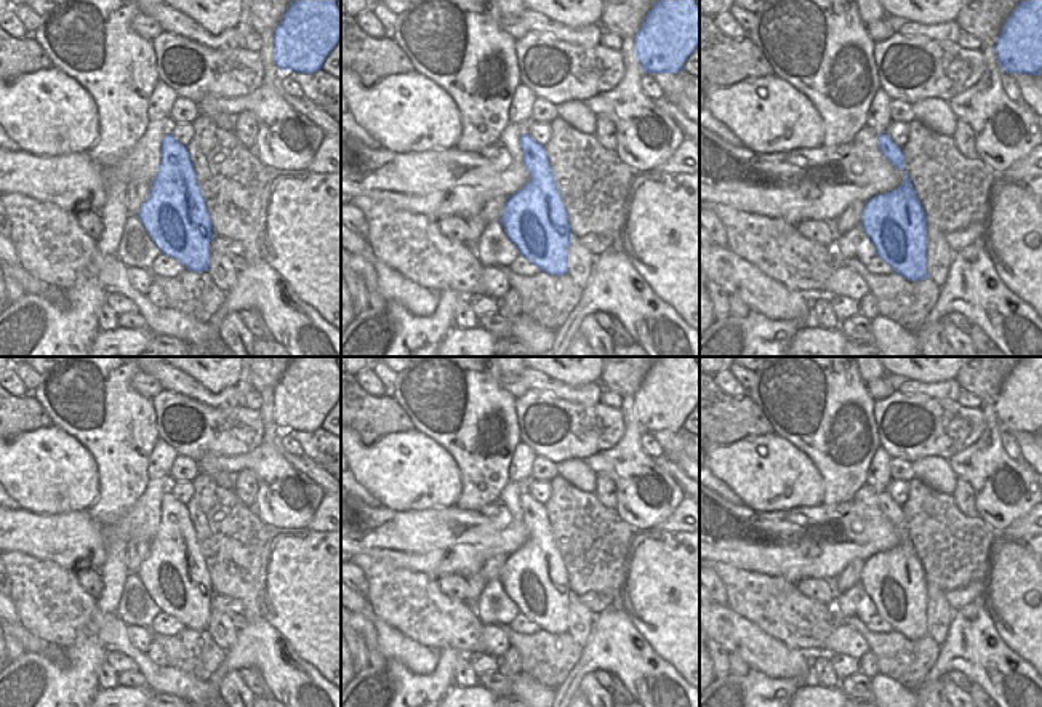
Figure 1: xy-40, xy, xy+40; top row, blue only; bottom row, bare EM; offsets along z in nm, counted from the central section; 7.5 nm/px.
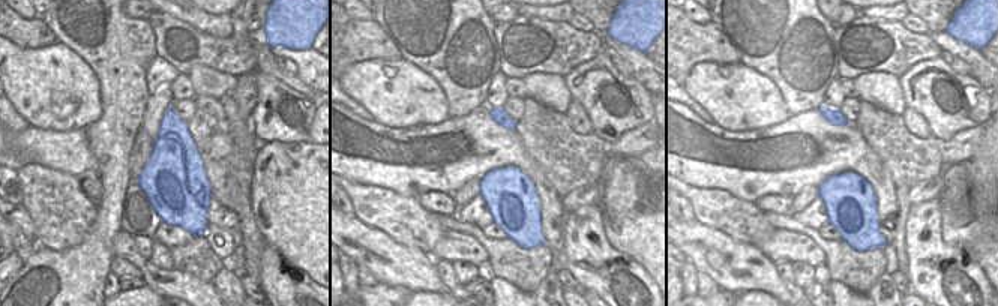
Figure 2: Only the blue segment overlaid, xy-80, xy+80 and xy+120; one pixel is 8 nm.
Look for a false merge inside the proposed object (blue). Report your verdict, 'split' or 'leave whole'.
leave whole

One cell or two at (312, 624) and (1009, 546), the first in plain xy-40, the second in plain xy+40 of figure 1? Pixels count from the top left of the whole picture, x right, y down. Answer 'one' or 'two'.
one

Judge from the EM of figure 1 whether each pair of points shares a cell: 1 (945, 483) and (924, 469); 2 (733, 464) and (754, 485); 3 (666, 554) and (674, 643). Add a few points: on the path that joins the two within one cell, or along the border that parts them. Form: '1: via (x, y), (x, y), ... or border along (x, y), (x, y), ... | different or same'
1: via (940, 479), (929, 469) | same
2: via (738, 469), (749, 480) | same
3: via (666, 576), (666, 594), (674, 603), (674, 621) | same

